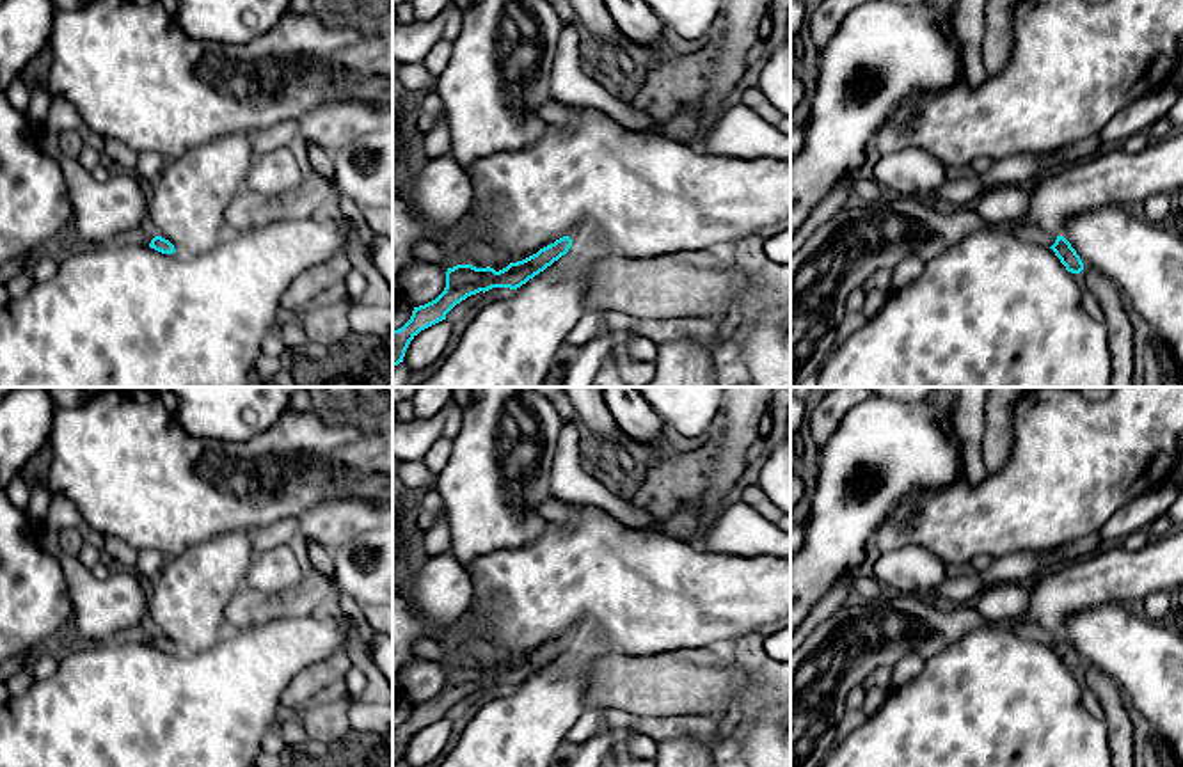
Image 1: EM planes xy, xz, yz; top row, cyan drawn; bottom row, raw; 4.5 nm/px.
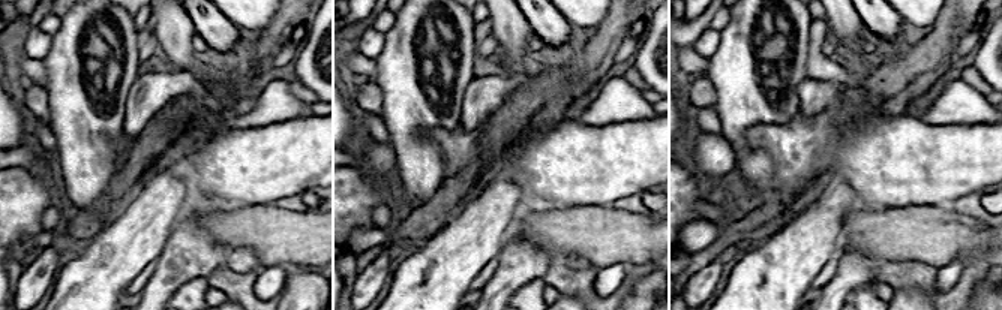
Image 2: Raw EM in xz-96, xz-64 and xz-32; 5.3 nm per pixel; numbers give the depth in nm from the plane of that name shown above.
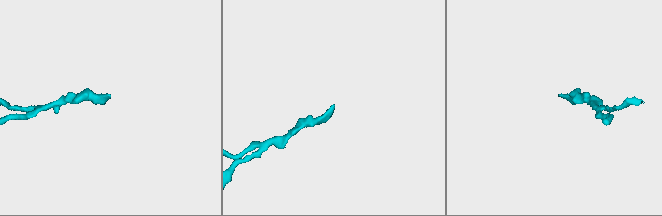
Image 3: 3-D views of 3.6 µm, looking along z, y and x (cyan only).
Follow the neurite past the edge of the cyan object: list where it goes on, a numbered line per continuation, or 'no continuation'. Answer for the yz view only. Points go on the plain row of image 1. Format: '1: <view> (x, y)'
1: yz (1029, 631)

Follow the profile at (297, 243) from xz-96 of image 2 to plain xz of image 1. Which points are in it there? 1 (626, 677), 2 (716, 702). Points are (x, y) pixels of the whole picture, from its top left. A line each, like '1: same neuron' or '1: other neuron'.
1: same neuron
2: same neuron

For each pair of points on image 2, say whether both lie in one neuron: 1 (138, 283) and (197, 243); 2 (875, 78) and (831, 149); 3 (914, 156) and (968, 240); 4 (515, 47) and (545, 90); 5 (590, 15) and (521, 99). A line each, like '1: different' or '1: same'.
1: different
2: different
3: different
4: different
5: different

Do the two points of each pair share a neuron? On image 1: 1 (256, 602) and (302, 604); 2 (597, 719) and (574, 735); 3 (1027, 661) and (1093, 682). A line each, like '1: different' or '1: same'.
1: same
2: same
3: different

